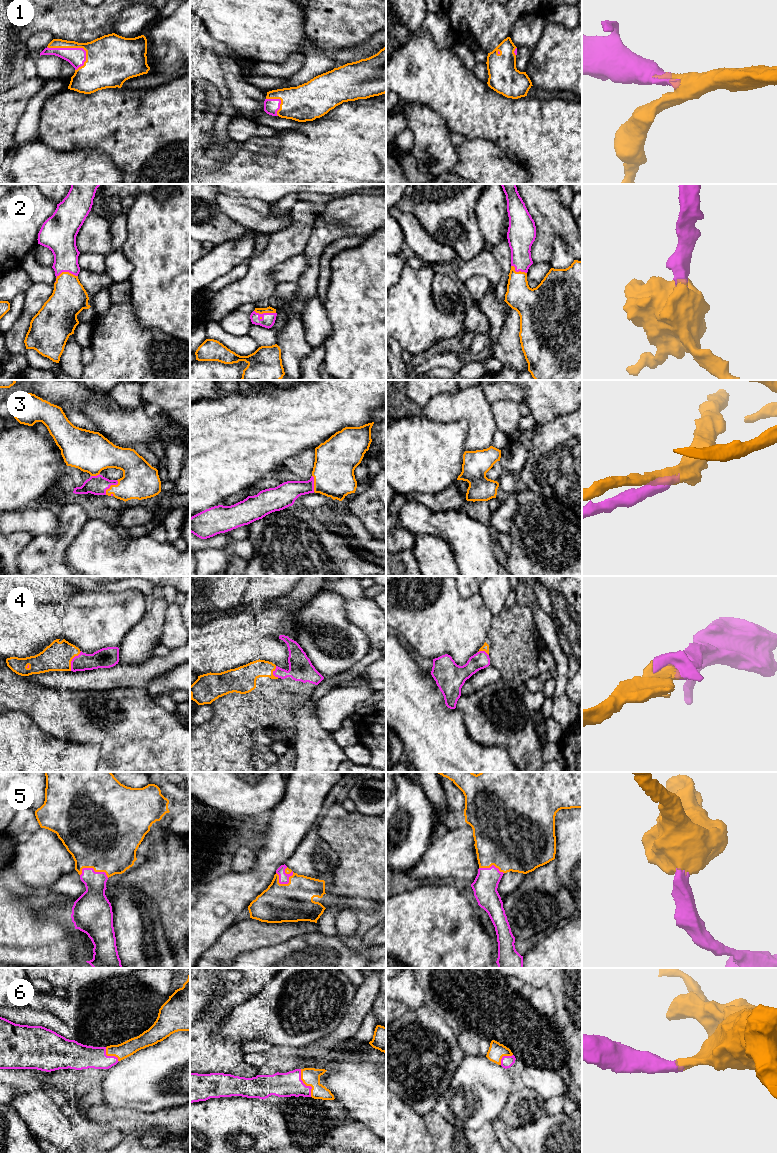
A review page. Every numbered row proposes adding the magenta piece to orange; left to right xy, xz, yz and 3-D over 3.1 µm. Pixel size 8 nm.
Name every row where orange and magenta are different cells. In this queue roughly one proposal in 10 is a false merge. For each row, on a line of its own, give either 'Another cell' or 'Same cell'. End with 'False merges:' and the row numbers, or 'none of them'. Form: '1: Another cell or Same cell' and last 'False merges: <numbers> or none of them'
1: Same cell
2: Same cell
3: Same cell
4: Same cell
5: Same cell
6: Same cell
False merges: none of them

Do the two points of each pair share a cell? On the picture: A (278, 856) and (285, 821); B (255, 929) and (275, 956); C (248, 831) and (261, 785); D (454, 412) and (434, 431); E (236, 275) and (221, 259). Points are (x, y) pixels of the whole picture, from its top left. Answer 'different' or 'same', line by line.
A: same
B: different
C: different
D: different
E: different

